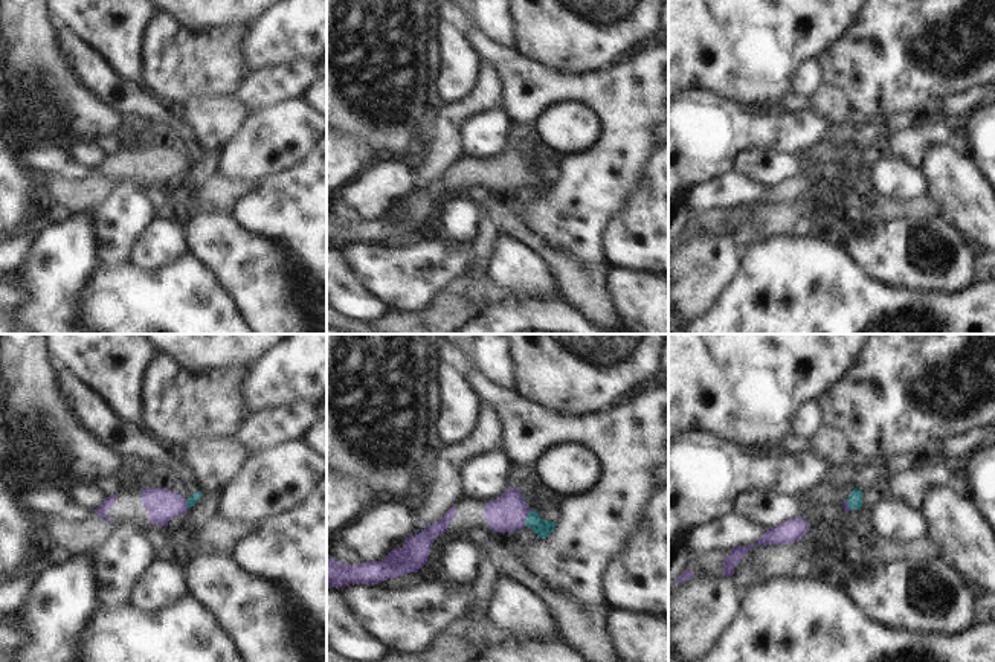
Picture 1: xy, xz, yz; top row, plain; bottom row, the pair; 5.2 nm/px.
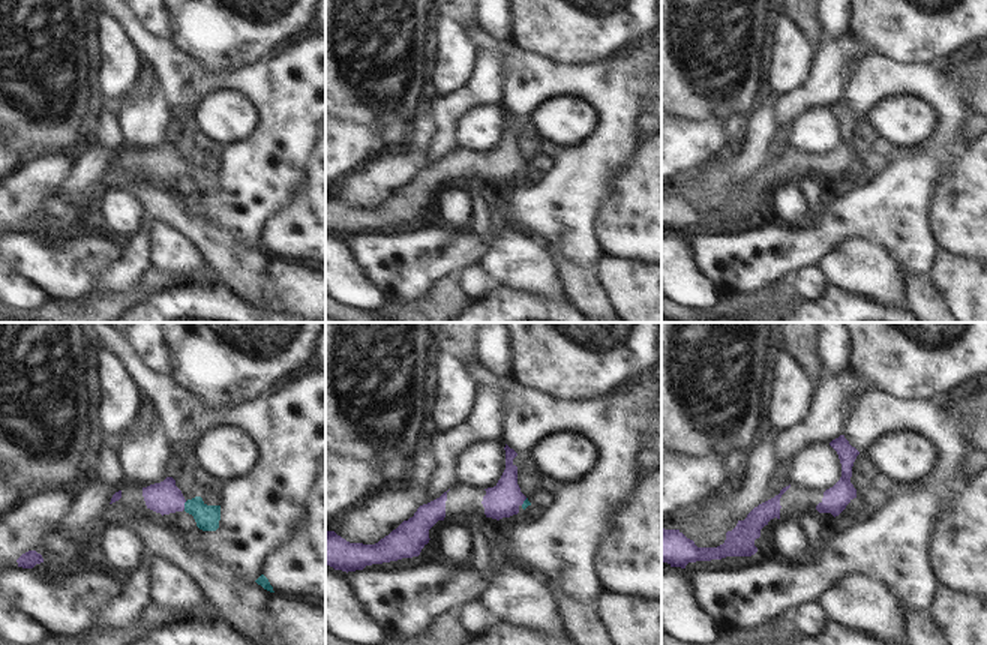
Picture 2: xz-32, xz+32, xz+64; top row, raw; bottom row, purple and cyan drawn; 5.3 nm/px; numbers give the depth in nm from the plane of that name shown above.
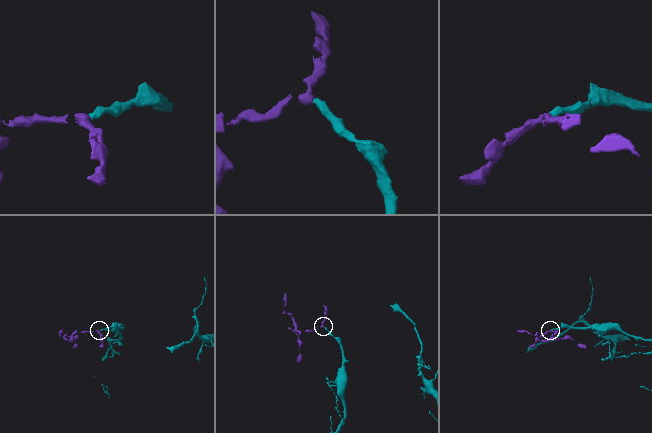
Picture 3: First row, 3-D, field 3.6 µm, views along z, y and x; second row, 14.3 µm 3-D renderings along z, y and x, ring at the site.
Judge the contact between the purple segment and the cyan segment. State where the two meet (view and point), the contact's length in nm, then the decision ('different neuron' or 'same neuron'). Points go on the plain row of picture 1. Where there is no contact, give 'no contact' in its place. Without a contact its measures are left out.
xz (527, 174) | 90 nm | same neuron

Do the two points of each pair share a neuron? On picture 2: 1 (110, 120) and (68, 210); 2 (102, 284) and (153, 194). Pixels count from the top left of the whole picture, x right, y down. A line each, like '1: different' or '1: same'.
1: same
2: different

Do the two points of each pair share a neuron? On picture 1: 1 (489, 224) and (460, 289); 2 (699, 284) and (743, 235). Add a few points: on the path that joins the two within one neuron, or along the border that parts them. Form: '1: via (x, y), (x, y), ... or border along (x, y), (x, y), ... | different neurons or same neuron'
1: via (487, 240), (484, 261), (475, 273) | same neuron
2: border along (731, 235), (740, 247) | different neurons

